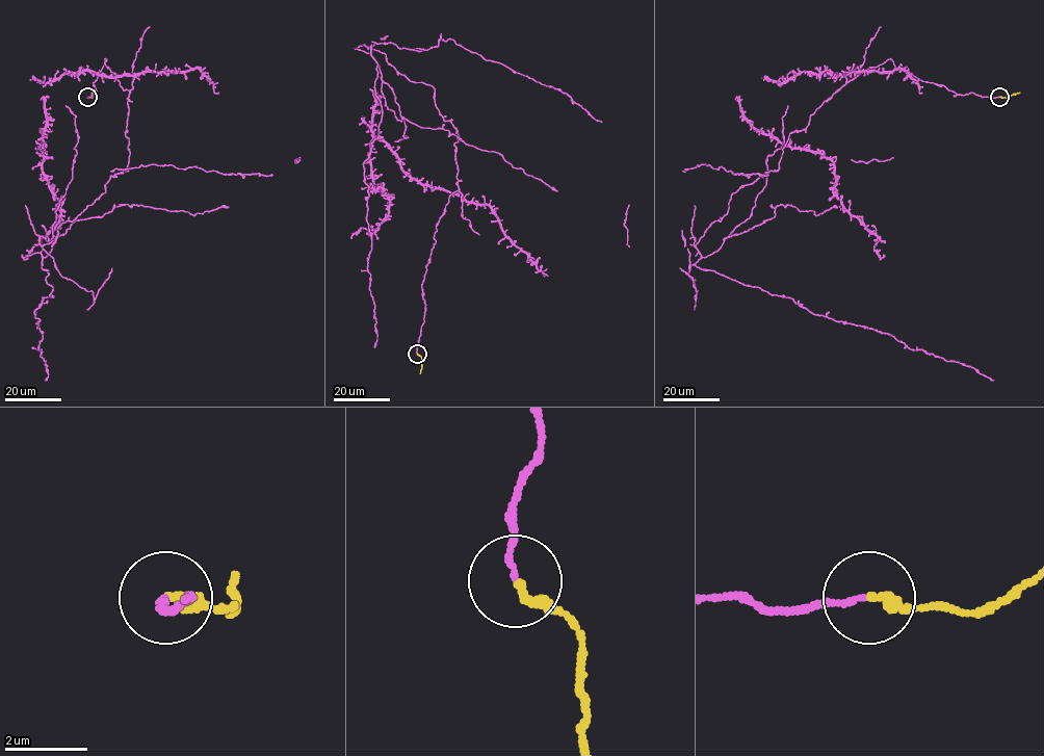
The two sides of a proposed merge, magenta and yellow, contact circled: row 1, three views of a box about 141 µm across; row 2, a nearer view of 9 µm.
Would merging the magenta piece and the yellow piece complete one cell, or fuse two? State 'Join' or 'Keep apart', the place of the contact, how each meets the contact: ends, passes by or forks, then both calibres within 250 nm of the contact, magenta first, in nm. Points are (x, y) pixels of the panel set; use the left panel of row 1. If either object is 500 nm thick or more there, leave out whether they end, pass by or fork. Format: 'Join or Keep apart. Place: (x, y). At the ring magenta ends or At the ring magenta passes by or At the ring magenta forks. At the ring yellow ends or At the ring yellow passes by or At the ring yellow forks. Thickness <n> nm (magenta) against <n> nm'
Join. Place: (87, 97). At the ring magenta ends. At the ring yellow ends. Thickness 120 nm (magenta) against 280 nm

